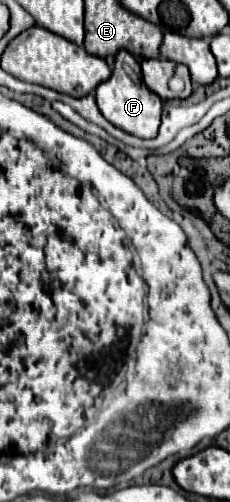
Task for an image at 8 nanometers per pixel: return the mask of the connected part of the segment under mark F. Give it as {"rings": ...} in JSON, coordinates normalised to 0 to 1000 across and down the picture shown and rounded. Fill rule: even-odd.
{"rings":[[[530,98],[509,106],[509,114],[522,114],[530,129],[500,129],[483,153],[465,161],[430,165],[430,173],[413,177],[413,185],[422,185],[422,213],[457,229],[465,241],[483,241],[491,249],[526,253],[535,261],[552,261],[570,269],[596,269],[613,277],[665,277],[665,273],[683,273],[683,261],[691,261],[691,249],[700,249],[709,201],[665,181],[648,181],[630,169],[613,169],[613,173],[587,169],[561,157],[561,149],[535,141],[565,139],[574,155],[596,155],[587,139],[600,143],[609,129],[570,106]]]}

